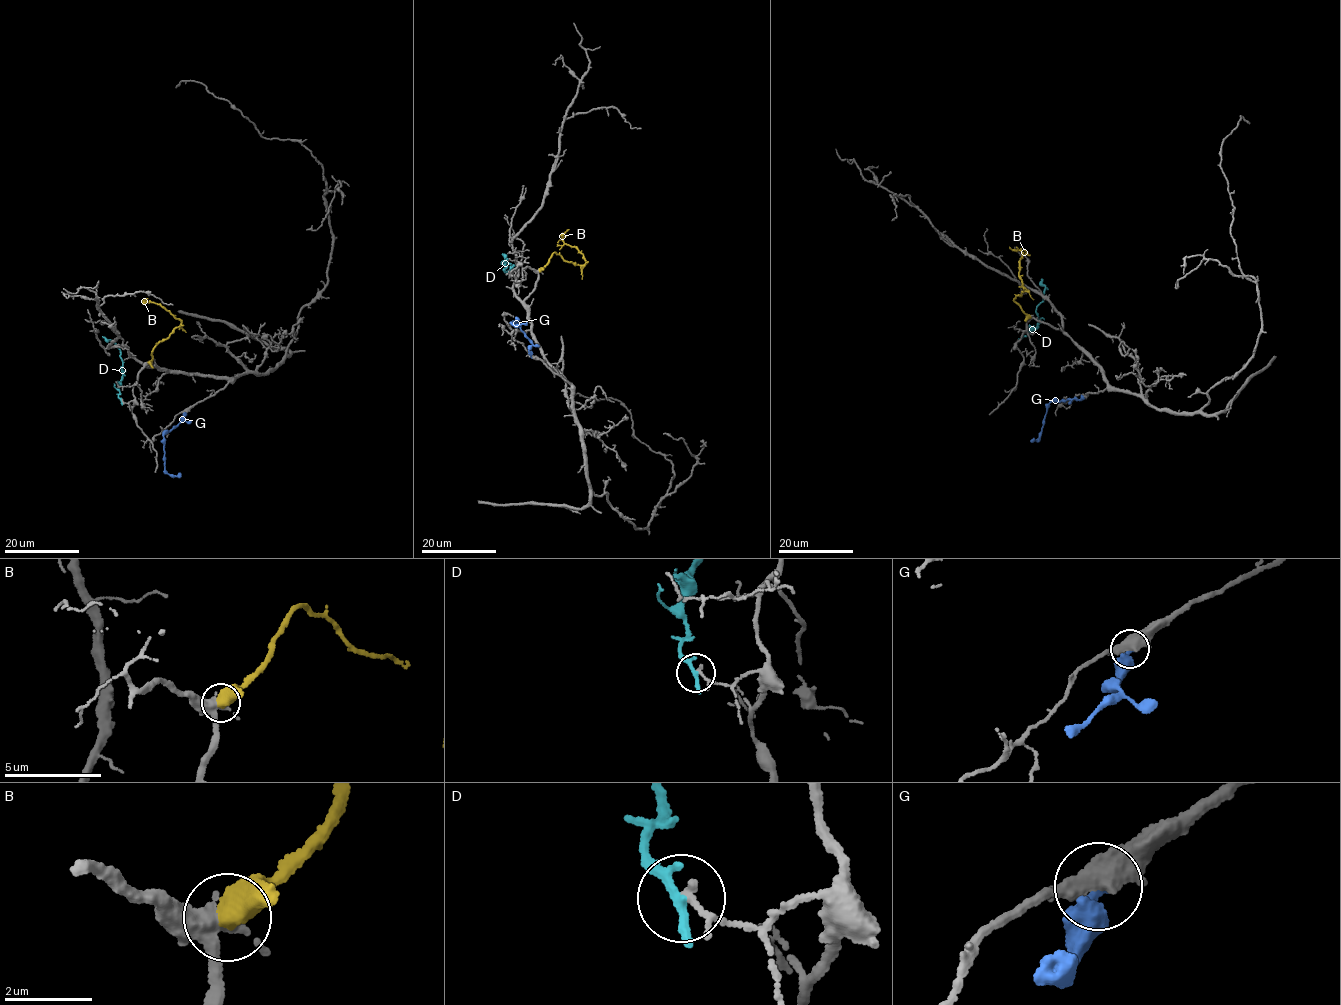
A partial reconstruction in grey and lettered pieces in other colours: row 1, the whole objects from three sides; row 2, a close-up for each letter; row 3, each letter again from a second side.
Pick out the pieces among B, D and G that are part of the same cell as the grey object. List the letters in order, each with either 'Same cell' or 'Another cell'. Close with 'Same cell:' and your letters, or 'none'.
B: Another cell
D: Another cell
G: Another cell
Same cell: none

